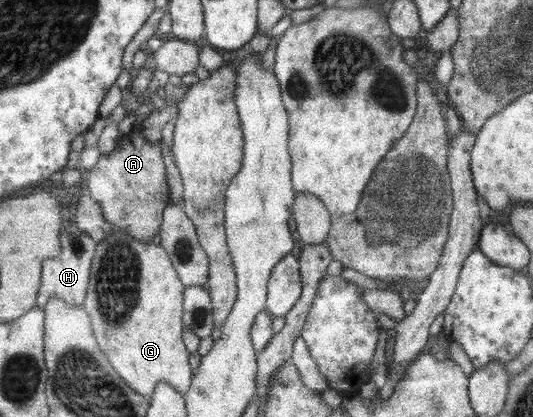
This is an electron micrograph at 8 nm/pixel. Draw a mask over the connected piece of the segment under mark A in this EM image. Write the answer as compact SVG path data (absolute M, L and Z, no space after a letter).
M138 129L128 134L128 138L130 144L123 135L115 152L102 154L97 165L90 170L87 181L89 194L102 205L106 219L116 228L124 229L144 242L153 241L163 228L165 210L170 204L164 148L161 142L148 139Z

